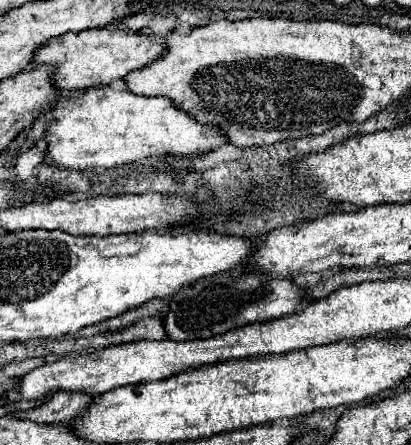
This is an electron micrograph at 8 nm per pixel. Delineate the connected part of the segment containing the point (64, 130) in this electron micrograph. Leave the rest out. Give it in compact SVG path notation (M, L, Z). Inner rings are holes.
M110 86L90 88L80 100L64 96L58 100L52 114L54 120L46 124L46 134L40 138L48 144L46 162L68 170L114 168L166 154L196 156L228 144L228 138L220 128L200 124L196 118L176 108L168 98L138 96Z

